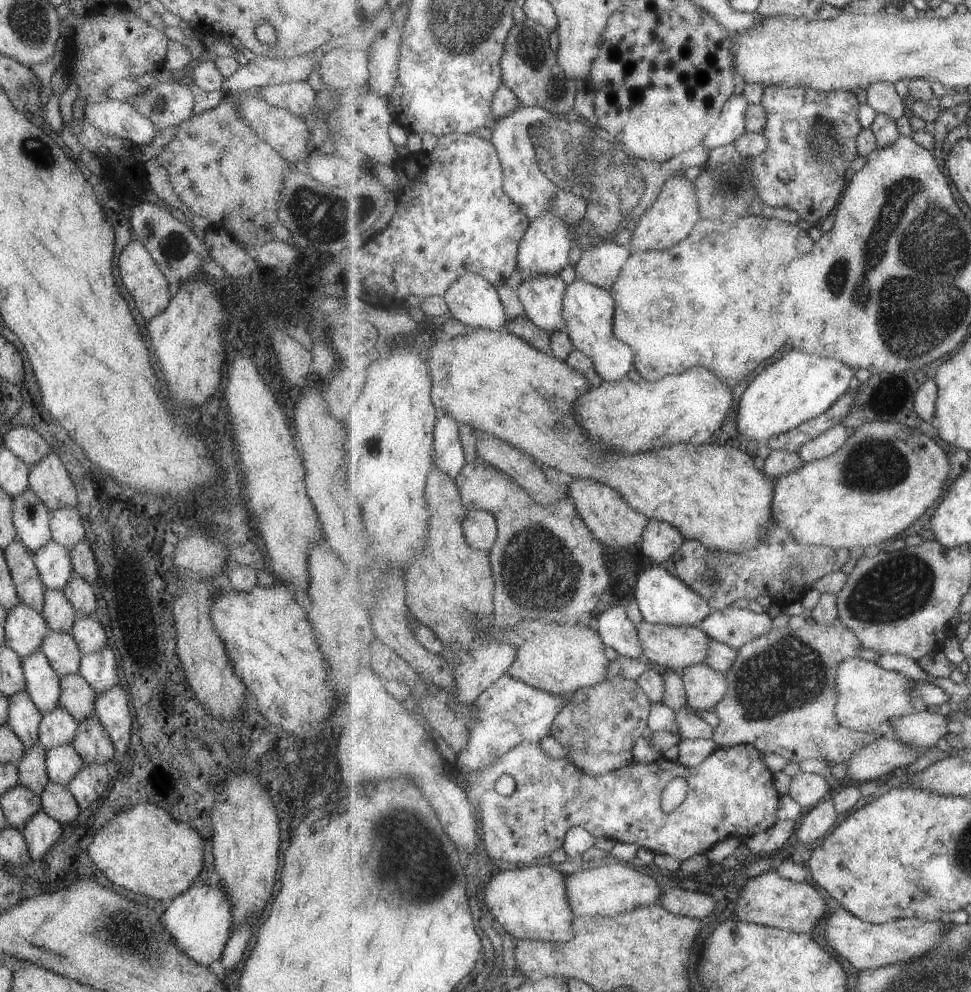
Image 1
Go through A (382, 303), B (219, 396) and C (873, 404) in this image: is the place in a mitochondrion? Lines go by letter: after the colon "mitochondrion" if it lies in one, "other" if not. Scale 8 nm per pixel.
A: other
B: other
C: other

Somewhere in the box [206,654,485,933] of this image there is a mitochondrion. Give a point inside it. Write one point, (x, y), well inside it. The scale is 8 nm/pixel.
(424, 867)

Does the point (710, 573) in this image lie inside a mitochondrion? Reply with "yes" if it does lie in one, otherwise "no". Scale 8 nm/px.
yes

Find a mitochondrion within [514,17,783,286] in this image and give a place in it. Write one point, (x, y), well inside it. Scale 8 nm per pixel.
(582, 163)

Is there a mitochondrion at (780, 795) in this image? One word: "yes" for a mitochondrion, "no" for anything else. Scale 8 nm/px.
no

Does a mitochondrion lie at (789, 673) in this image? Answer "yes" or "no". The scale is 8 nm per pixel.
yes

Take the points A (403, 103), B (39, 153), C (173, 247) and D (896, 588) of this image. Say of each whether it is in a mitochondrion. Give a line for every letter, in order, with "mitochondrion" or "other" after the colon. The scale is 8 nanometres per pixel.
A: other
B: mitochondrion
C: mitochondrion
D: mitochondrion

